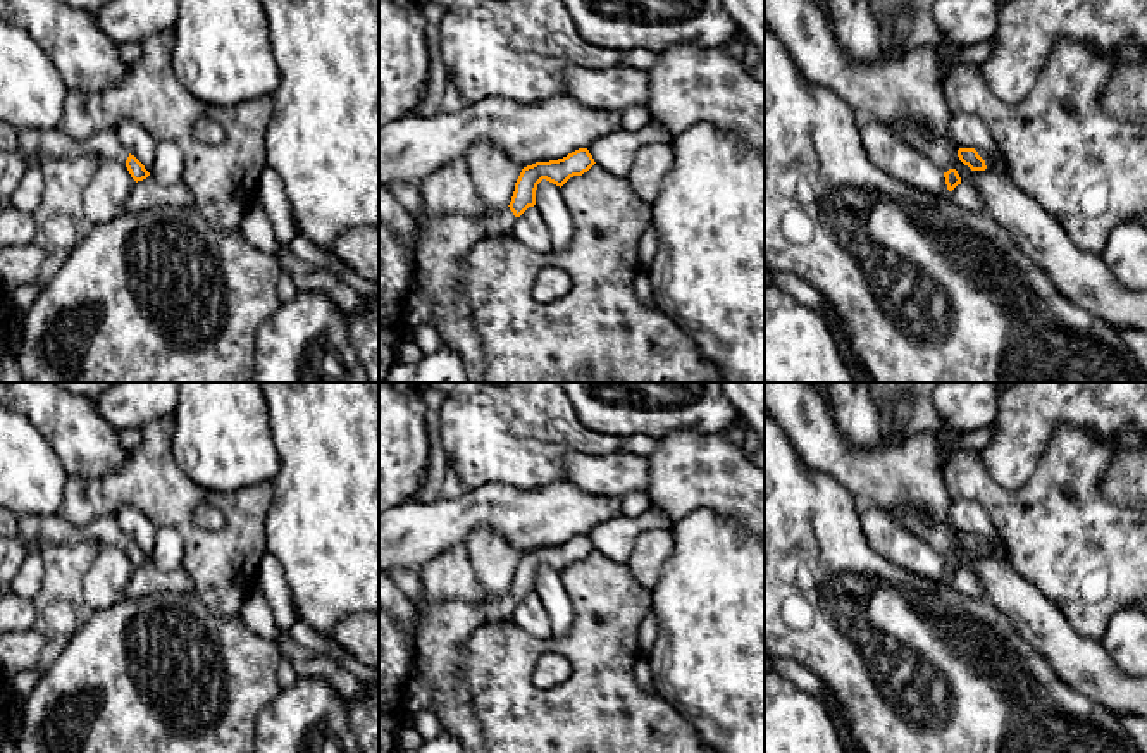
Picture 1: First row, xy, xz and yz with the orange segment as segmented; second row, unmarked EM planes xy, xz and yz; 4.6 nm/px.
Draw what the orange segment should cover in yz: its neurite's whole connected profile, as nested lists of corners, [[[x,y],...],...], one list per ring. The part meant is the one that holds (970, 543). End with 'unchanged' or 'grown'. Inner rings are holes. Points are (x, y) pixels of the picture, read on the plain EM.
[[[959,534],[958,543],[971,557],[985,557],[994,551],[992,545],[985,538],[975,534]]] | grown

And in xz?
[[[579,534],[563,545],[524,553],[510,591],[499,600],[486,598],[475,605],[453,601],[444,607],[417,601],[415,644],[420,674],[406,684],[406,712],[432,712],[460,741],[463,753],[486,753],[470,689],[463,681],[468,632],[484,624],[512,619],[515,605],[536,591],[536,576],[542,565],[561,574],[594,550],[589,536]]] | grown

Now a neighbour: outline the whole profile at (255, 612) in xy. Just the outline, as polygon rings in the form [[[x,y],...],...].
[[[255,586],[246,594],[239,617],[251,632],[265,639],[276,641],[281,632],[281,629],[277,627],[274,620],[274,613],[269,607],[269,601],[265,600],[258,586]]]

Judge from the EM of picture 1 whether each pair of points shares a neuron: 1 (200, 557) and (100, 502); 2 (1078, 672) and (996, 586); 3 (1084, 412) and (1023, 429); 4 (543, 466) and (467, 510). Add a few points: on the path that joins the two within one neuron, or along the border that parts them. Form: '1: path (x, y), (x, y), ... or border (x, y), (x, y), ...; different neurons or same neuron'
1: path (186, 529), (154, 497), (128, 497); same neuron
2: path (1065, 650), (1018, 603); same neuron
3: path (1068, 412), (1039, 414); same neuron
4: border (548, 483), (538, 488), (486, 483), (469, 490); different neurons

